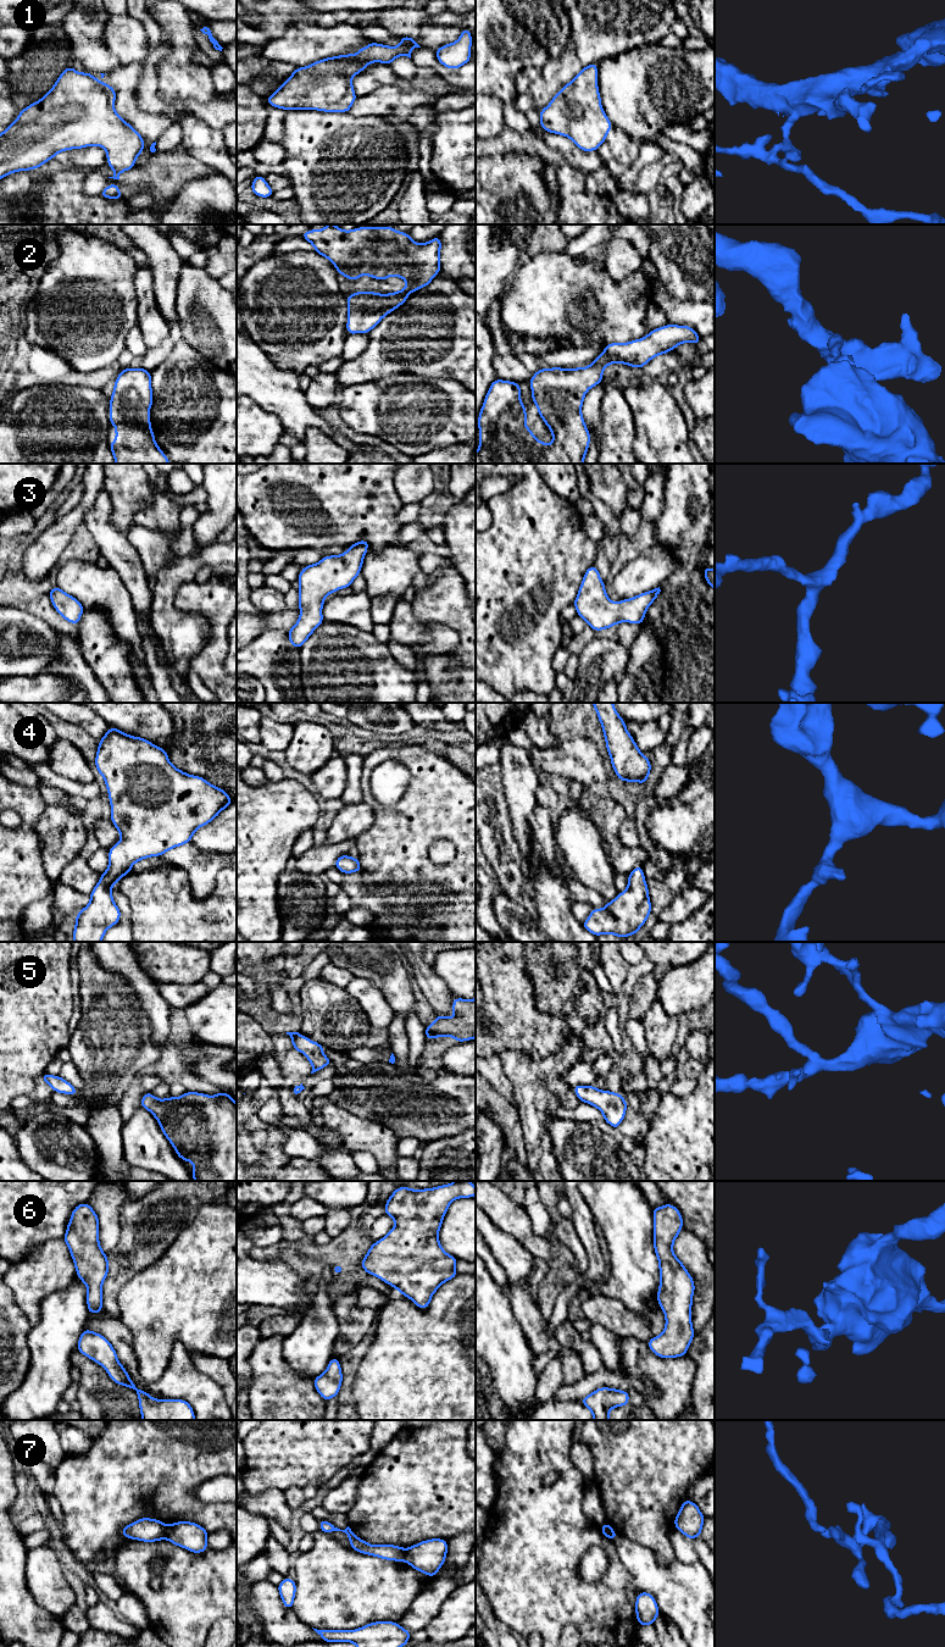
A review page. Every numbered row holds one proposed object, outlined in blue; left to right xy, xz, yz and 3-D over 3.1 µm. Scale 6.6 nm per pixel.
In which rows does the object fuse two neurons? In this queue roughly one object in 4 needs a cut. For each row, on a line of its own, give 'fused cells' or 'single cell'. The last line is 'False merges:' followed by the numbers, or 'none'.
1: single cell
2: single cell
3: single cell
4: single cell
5: single cell
6: single cell
7: fused cells
False merges: 7

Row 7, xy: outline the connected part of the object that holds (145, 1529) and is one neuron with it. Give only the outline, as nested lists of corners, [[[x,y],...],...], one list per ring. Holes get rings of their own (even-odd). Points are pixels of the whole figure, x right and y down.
[[[140,1518],[122,1529],[122,1535],[124,1537],[143,1542],[156,1542],[165,1540],[167,1534],[168,1525],[151,1518]]]

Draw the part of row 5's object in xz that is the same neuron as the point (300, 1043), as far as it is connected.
[[[287,1032],[290,1036],[293,1047],[296,1052],[305,1054],[306,1059],[312,1065],[311,1074],[333,1064],[332,1060],[323,1054],[323,1046],[311,1041],[310,1038],[300,1035],[299,1032]]]

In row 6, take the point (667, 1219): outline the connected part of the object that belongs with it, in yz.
[[[667,1203],[654,1208],[652,1214],[654,1249],[660,1269],[657,1302],[663,1310],[666,1325],[661,1335],[647,1341],[647,1346],[660,1358],[678,1358],[686,1355],[695,1336],[690,1315],[695,1285],[673,1253],[673,1243],[683,1229],[680,1211]]]

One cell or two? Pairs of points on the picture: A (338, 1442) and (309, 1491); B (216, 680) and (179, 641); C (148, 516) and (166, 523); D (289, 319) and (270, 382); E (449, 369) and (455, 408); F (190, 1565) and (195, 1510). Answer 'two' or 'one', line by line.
A: two
B: two
C: one
D: two
E: two
F: two

